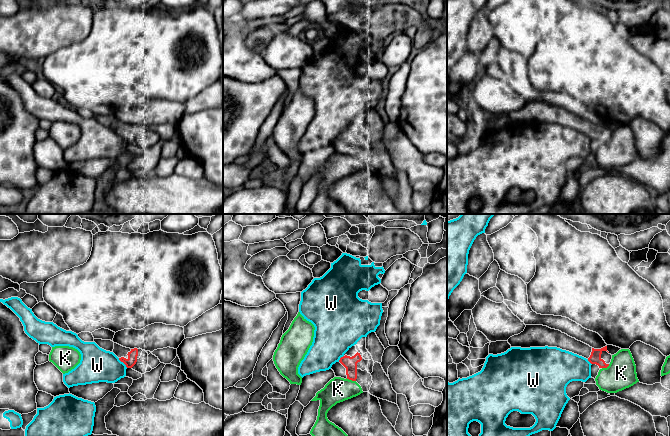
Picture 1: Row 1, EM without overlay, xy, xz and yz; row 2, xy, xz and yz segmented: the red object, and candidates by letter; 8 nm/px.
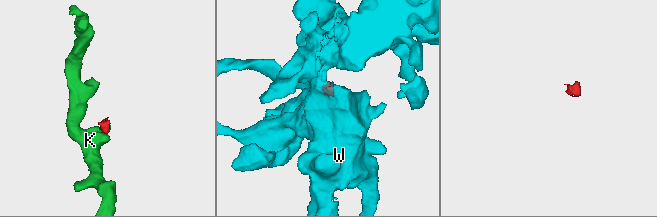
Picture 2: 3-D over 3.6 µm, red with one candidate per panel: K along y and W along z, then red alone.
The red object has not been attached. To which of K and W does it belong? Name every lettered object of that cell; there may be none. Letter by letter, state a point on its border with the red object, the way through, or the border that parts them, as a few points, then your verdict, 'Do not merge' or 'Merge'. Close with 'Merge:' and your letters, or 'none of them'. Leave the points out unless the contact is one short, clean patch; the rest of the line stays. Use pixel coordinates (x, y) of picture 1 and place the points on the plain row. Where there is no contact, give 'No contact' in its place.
K: Touches red at xz (351, 155). Boundary: xz (346, 154), (355, 157). Do not merge
W: Touches red at xy (123, 138). Boundary: xy (118, 134), (127, 143). Do not merge
Merge: none of them

